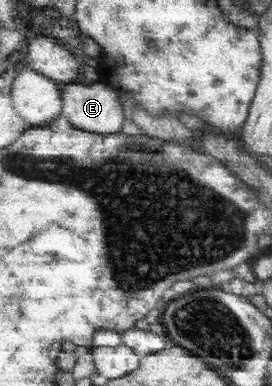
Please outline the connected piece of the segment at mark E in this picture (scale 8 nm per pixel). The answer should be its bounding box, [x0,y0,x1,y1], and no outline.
[62,80,126,134]

